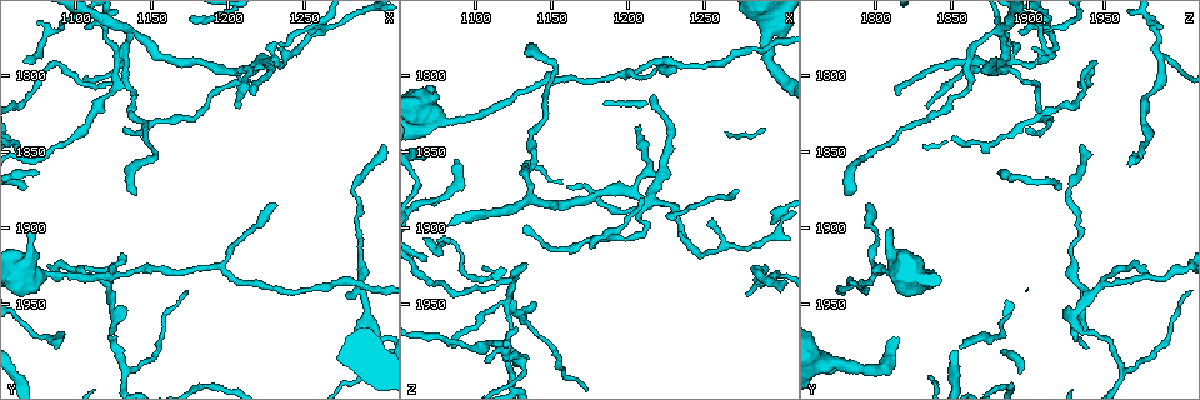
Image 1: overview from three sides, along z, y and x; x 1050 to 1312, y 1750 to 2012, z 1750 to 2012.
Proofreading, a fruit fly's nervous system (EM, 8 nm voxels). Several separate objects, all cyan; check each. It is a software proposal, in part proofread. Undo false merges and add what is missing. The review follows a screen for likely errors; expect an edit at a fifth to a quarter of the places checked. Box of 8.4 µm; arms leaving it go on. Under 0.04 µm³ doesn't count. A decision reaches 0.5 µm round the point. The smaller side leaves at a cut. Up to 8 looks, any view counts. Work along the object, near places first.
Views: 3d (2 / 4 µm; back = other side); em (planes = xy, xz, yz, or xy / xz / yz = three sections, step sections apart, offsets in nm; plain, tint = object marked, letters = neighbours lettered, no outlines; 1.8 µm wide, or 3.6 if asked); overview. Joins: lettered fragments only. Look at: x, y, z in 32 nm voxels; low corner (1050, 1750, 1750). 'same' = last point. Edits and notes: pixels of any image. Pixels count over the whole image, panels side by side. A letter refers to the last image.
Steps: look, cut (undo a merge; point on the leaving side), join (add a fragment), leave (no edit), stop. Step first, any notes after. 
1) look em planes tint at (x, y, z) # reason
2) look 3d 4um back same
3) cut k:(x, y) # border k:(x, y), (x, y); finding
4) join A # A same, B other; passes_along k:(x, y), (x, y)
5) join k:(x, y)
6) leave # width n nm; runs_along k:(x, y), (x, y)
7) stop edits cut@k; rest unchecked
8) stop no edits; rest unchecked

look em 3.6um planes letters at (1138, 1878, 1780) # long arm stops here

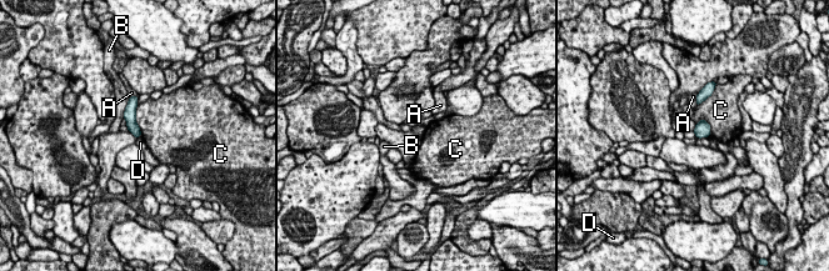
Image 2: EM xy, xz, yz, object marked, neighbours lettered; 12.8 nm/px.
leave # longest_contact C 420 nm; A other, B other, C other, D other; border 2:(698, 136), (707, 137); no lettered fragment goes on from it

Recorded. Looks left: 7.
look em planes letters at (1232, 1884, 1796)

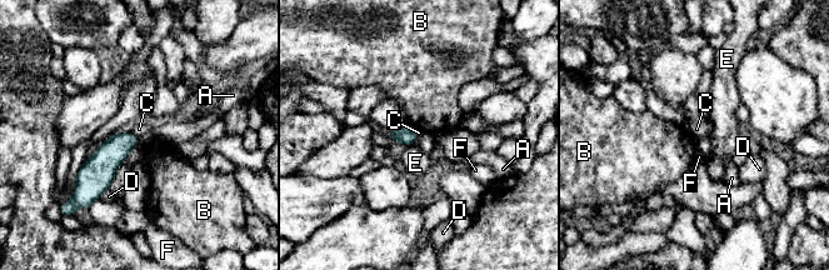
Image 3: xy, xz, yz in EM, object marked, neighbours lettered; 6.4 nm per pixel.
leave # A other, B other, C other, D other, E other, F other; border 3:(130, 133), (136, 138); no lettered fragment goes on from it

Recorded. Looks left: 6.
look 3d 4um at (1080, 1926, 1976) # tapers out

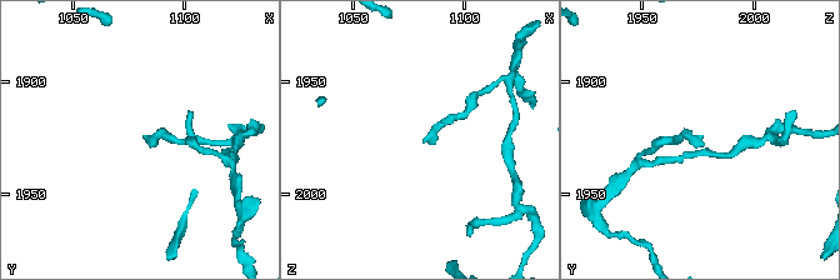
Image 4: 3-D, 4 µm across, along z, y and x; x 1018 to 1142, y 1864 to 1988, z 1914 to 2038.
look em planes plain at (1080, 1924, 1977)

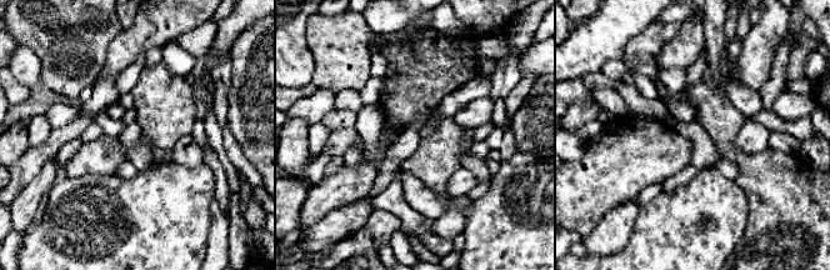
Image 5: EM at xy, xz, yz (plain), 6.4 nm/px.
look em planes letters same

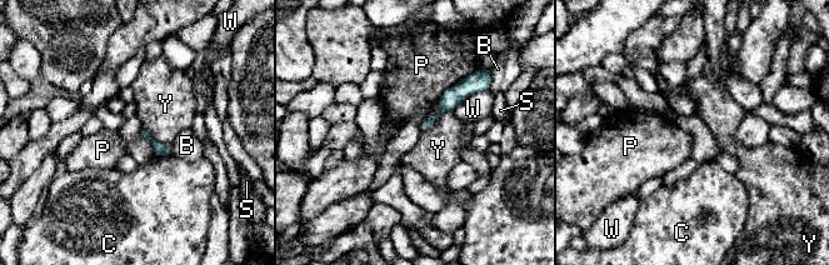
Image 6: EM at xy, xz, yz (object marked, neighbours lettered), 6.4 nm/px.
leave # longest_contact P 320 nm; B other, C other, P other, S other, W other, Y other; none of them fits

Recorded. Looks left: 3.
stop no edits; rest unchecked

